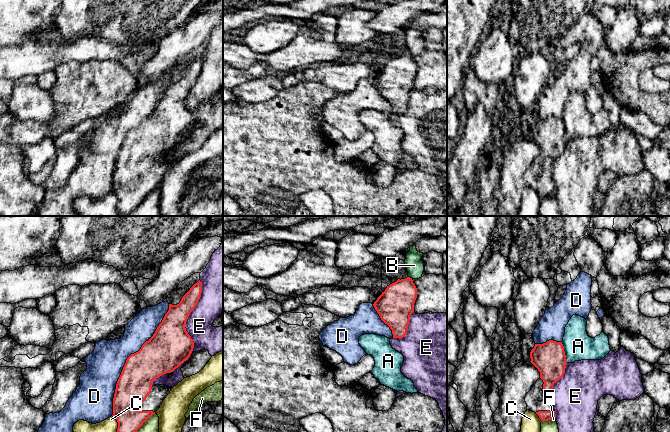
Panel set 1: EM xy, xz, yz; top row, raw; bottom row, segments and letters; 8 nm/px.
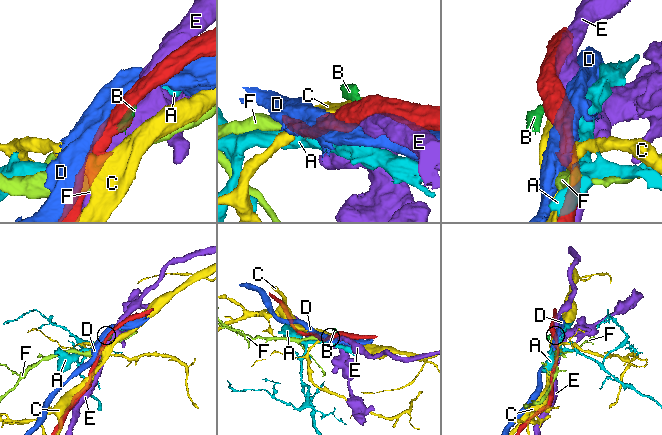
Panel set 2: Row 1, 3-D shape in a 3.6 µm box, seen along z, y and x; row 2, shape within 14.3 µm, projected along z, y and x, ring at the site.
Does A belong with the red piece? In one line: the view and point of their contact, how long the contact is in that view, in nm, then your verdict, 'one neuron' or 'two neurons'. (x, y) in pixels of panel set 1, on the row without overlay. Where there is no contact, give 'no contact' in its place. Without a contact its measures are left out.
yz (564, 128) | 180 nm | two neurons

